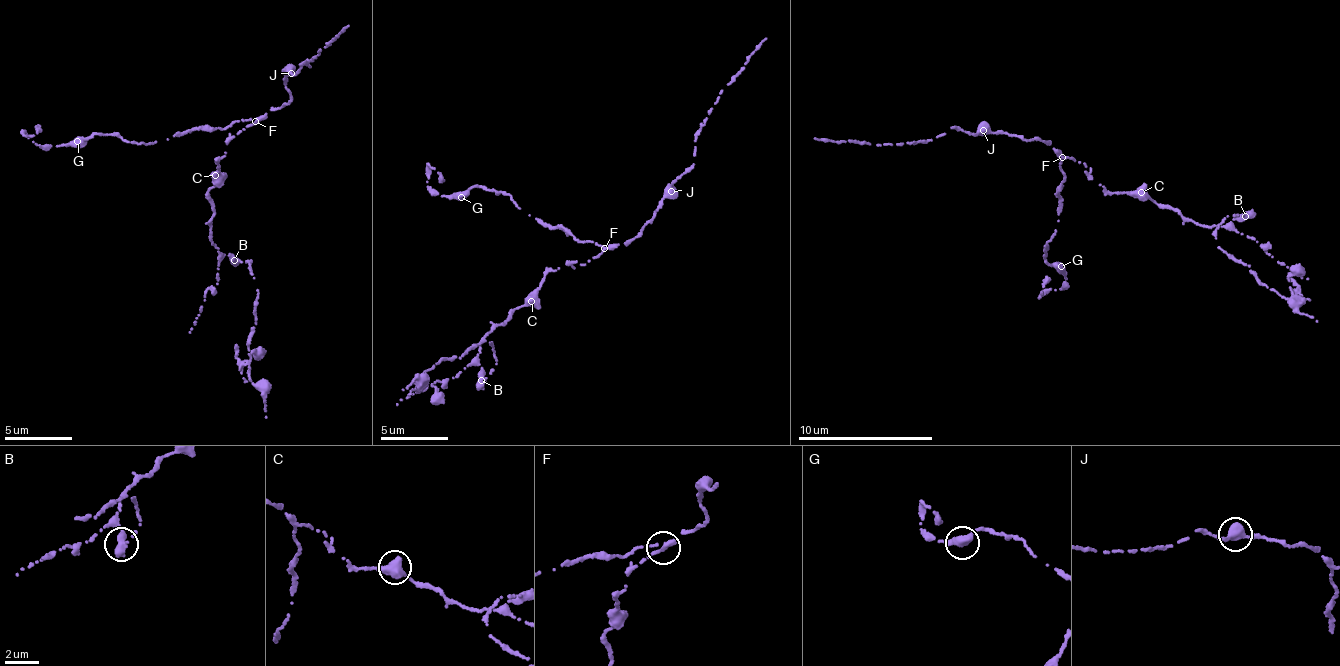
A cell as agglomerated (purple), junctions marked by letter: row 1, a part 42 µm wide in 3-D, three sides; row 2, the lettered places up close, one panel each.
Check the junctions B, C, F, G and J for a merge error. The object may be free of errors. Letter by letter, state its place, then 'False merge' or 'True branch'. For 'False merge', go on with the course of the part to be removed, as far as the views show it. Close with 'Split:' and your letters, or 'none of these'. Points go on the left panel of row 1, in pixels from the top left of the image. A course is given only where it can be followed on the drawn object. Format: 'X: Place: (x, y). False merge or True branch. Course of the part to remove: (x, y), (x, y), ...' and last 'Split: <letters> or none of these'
B: Place: (234, 260). False merge. Course of the part to remove: (233, 259), (251, 260), (257, 290), (249, 374), (262, 393), (266, 418)
C: Place: (215, 175). True branch
F: Place: (255, 121). True branch
G: Place: (77, 141). True branch
J: Place: (291, 73). True branch
Split: B

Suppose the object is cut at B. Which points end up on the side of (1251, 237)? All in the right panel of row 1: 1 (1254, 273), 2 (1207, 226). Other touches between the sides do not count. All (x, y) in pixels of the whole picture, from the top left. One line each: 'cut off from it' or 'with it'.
1: cut off from it
2: with it

